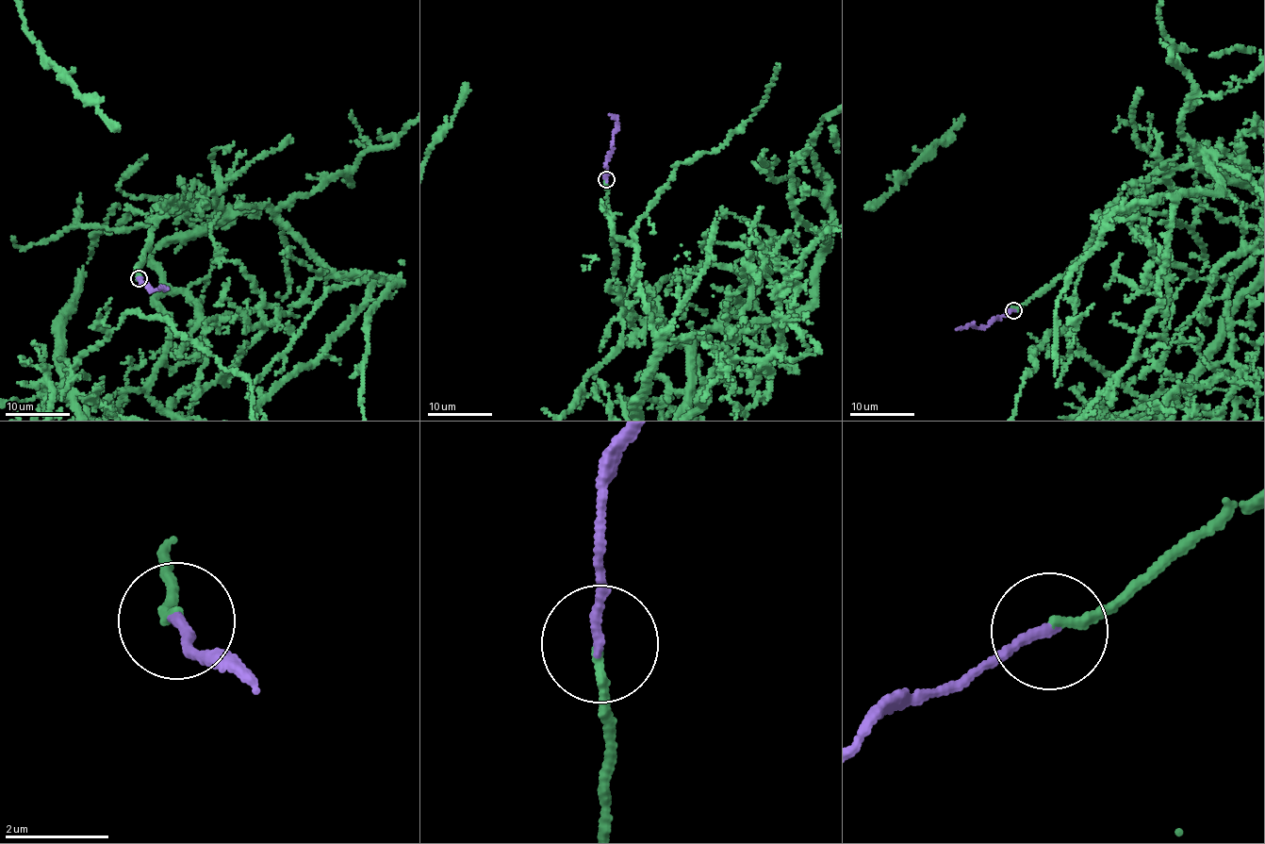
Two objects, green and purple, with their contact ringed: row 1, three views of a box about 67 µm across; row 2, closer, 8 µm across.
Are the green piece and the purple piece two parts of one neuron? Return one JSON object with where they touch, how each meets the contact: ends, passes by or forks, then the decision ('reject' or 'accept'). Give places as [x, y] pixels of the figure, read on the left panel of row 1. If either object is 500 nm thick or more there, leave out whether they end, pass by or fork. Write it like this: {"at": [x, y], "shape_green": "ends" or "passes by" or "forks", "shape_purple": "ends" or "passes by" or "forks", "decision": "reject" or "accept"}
{"at": [139, 278], "shape_green": "ends", "shape_purple": "ends", "decision": "accept"}

